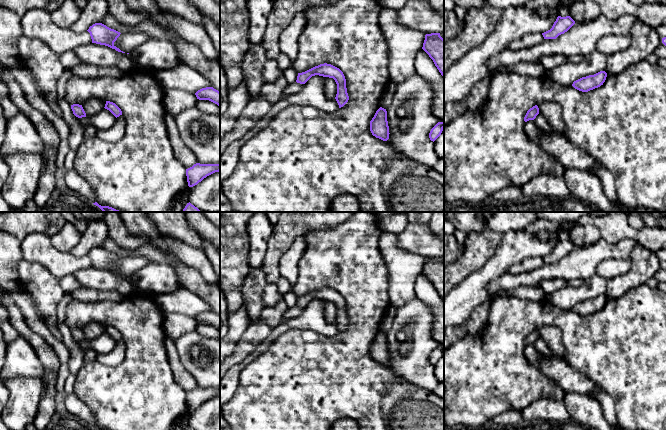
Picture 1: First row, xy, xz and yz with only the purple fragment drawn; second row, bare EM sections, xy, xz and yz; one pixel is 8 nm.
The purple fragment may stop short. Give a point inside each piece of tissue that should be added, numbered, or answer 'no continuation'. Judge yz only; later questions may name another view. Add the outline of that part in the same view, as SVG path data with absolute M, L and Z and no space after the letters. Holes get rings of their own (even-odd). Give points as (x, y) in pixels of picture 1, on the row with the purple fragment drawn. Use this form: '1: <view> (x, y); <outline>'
1: yz (532, 131); M534 120L524 123L524 132L533 142L540 146L539 128L536 126Z

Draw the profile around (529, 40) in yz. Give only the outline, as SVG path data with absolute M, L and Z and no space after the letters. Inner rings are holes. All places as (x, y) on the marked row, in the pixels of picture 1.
M535 32L524 35L523 37L512 41L508 49L516 51L524 48L536 46L544 41L542 33Z

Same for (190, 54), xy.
M155 23L173 36L180 63L186 64L203 75L209 80L211 87L220 92L220 62L208 59L197 45L186 42L168 27Z

